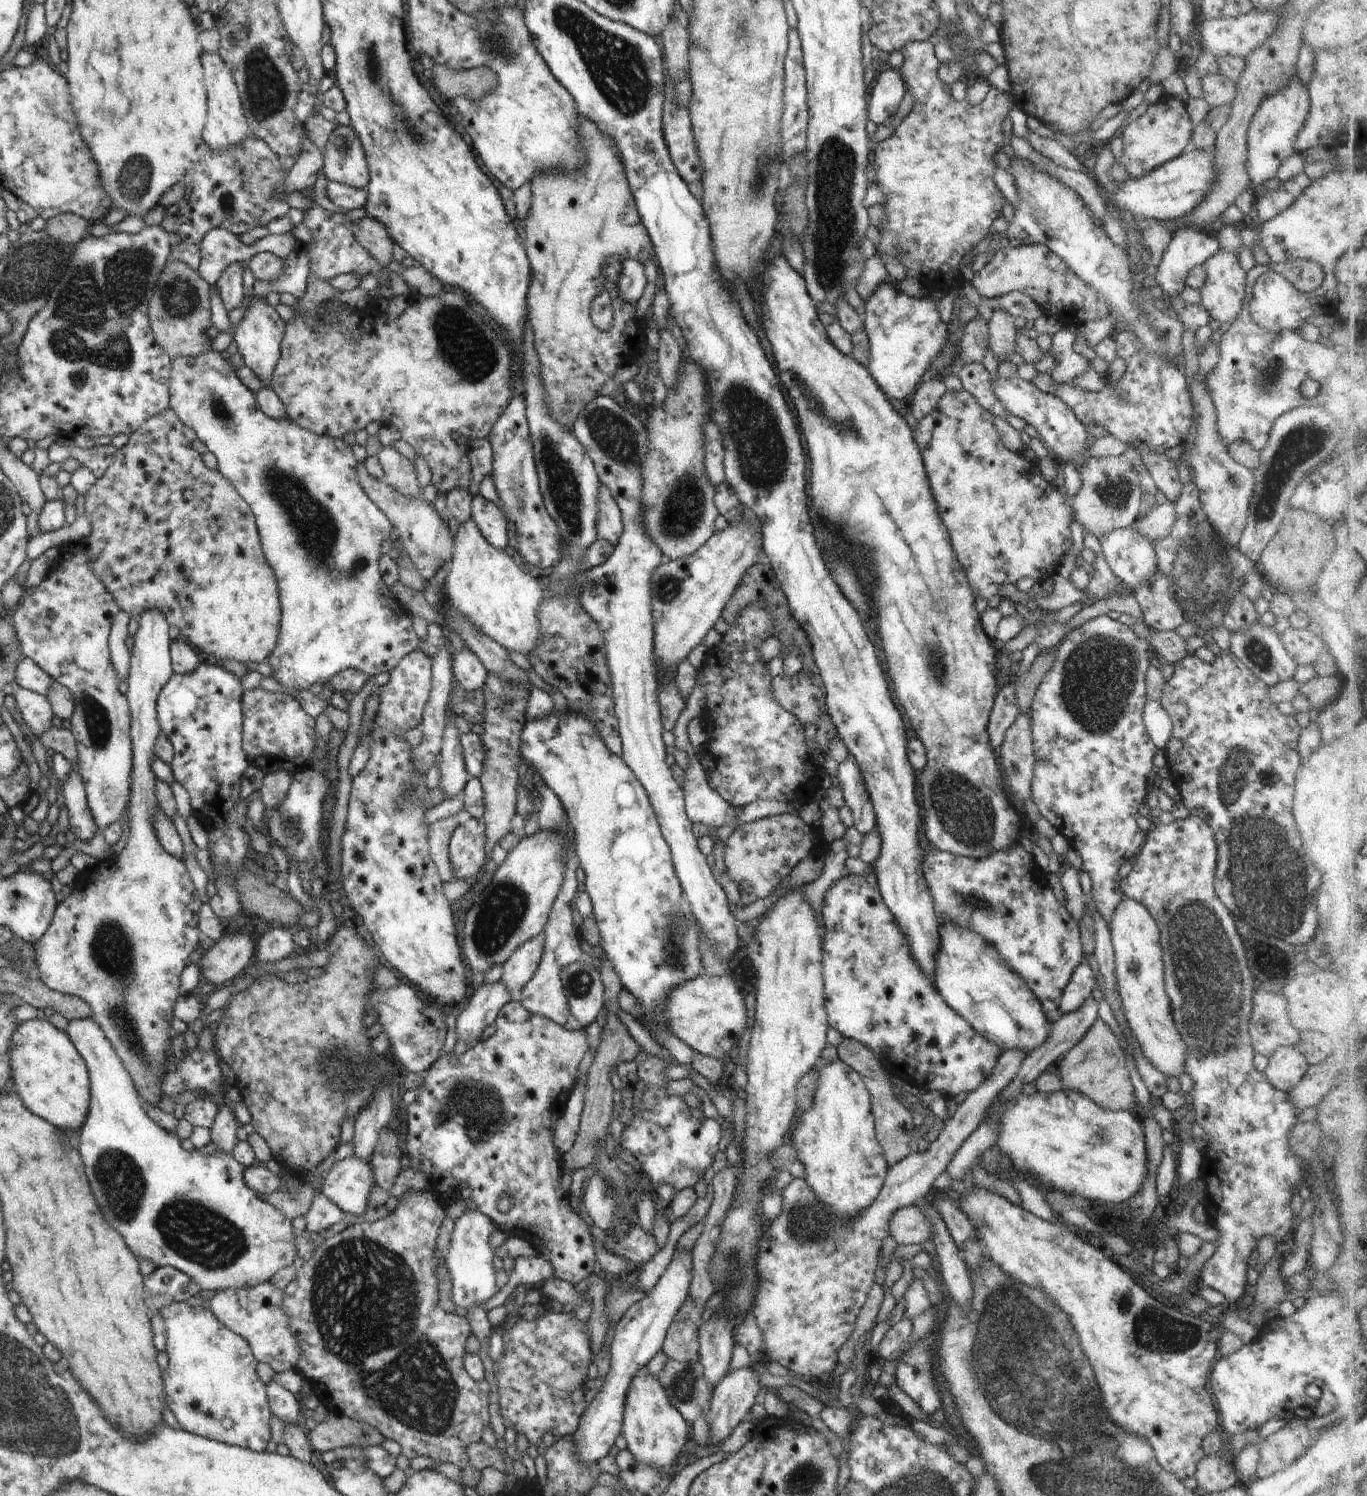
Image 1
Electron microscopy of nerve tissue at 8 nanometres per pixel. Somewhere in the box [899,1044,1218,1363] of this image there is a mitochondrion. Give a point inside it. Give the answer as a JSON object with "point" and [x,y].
{"point":[1155,1331]}

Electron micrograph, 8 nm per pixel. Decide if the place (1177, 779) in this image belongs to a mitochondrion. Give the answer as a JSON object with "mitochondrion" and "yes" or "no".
{"mitochondrion":"no"}

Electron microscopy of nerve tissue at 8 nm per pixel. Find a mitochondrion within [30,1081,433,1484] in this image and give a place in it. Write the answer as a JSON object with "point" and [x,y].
{"point":[194,1231]}

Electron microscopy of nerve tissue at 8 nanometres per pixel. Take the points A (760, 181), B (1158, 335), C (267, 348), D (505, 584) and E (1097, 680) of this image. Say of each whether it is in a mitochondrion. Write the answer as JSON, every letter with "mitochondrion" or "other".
{"A":"mitochondrion","B":"mitochondrion","C":"other","D":"other","E":"mitochondrion"}

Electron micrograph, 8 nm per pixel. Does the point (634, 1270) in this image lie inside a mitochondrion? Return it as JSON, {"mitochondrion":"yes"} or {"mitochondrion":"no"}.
{"mitochondrion":"no"}

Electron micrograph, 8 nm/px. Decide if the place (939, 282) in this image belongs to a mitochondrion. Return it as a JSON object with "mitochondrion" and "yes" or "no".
{"mitochondrion":"no"}

